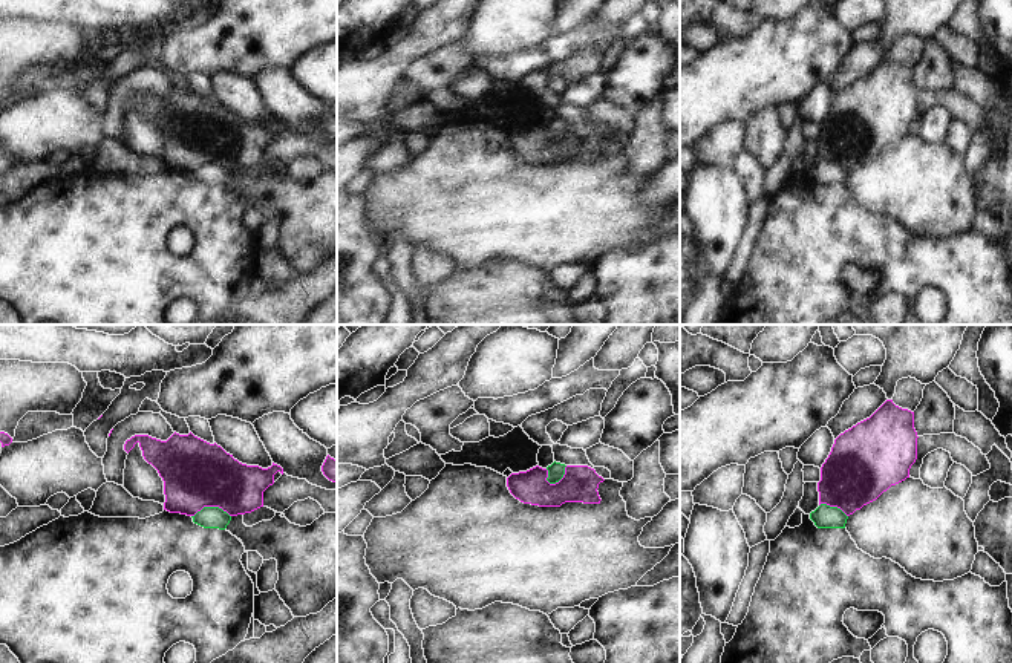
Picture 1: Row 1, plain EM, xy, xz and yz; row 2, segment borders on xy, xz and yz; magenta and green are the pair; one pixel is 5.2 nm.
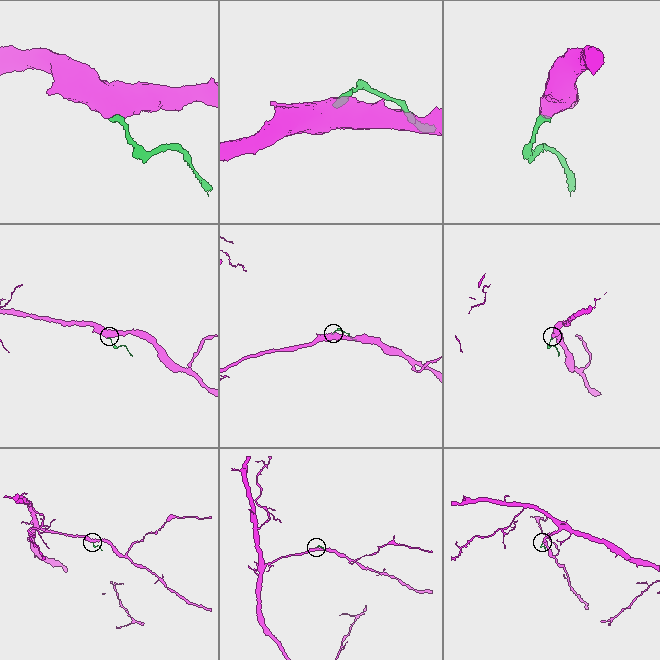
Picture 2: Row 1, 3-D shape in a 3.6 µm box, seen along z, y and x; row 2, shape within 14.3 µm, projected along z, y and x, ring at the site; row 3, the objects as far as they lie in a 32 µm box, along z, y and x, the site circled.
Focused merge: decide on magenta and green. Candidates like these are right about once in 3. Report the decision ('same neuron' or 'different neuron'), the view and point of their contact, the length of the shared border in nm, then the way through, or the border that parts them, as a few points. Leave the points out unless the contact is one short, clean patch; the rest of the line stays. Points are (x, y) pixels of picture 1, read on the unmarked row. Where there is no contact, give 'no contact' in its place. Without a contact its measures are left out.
different neuron; contact xy (210, 163); length 200 nm; border xy (230, 172), (218, 164), (202, 164), (192, 173)

